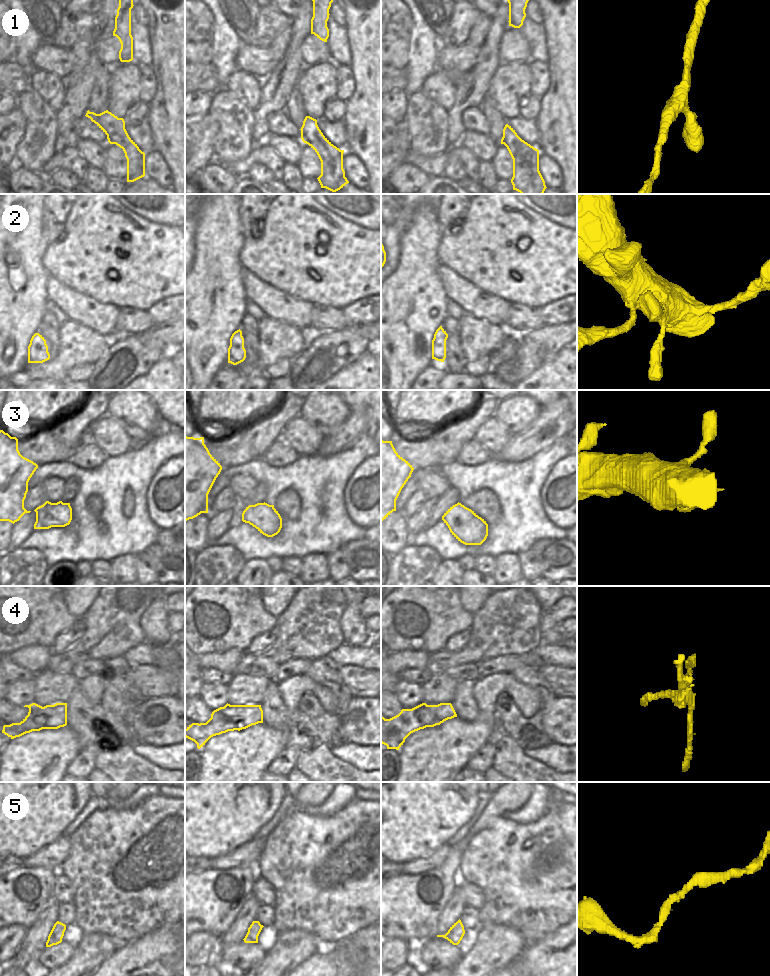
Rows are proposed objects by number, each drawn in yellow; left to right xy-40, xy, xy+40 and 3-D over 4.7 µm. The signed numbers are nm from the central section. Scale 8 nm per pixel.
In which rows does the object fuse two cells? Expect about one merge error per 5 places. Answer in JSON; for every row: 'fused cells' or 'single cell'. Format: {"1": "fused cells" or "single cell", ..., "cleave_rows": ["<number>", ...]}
{"1": "single cell", "2": "single cell", "3": "single cell", "4": "fused cells", "5": "single cell", "cleave_rows": ["4"]}

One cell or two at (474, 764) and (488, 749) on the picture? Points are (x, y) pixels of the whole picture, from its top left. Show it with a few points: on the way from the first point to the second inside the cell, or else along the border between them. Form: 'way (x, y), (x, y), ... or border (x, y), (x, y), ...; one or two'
way (478, 761), (486, 753); one

